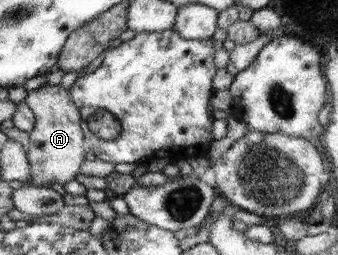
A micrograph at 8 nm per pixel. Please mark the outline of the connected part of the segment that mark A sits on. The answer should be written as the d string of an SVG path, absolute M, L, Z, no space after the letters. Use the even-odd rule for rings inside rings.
M46 83L40 88L29 91L25 102L35 116L34 130L30 132L30 150L28 150L31 181L26 184L42 187L50 186L53 181L62 185L72 181L80 173L86 151L84 151L84 135L80 125L81 111L72 99L70 89L65 89L61 84Z

